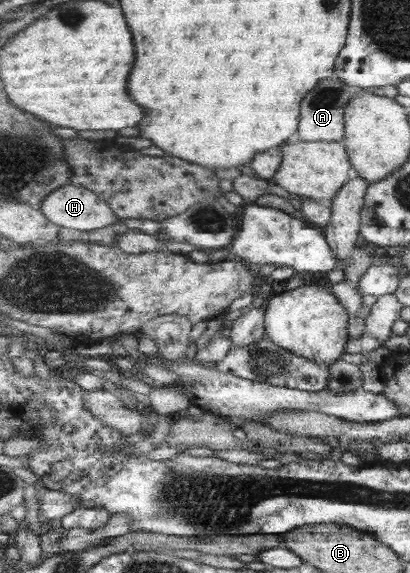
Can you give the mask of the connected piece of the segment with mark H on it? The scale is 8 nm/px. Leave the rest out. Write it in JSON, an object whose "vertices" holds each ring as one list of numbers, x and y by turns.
{"vertices":[[73,183,51,192,43,200,41,211,57,226,87,232,120,221,119,215,101,195]]}

